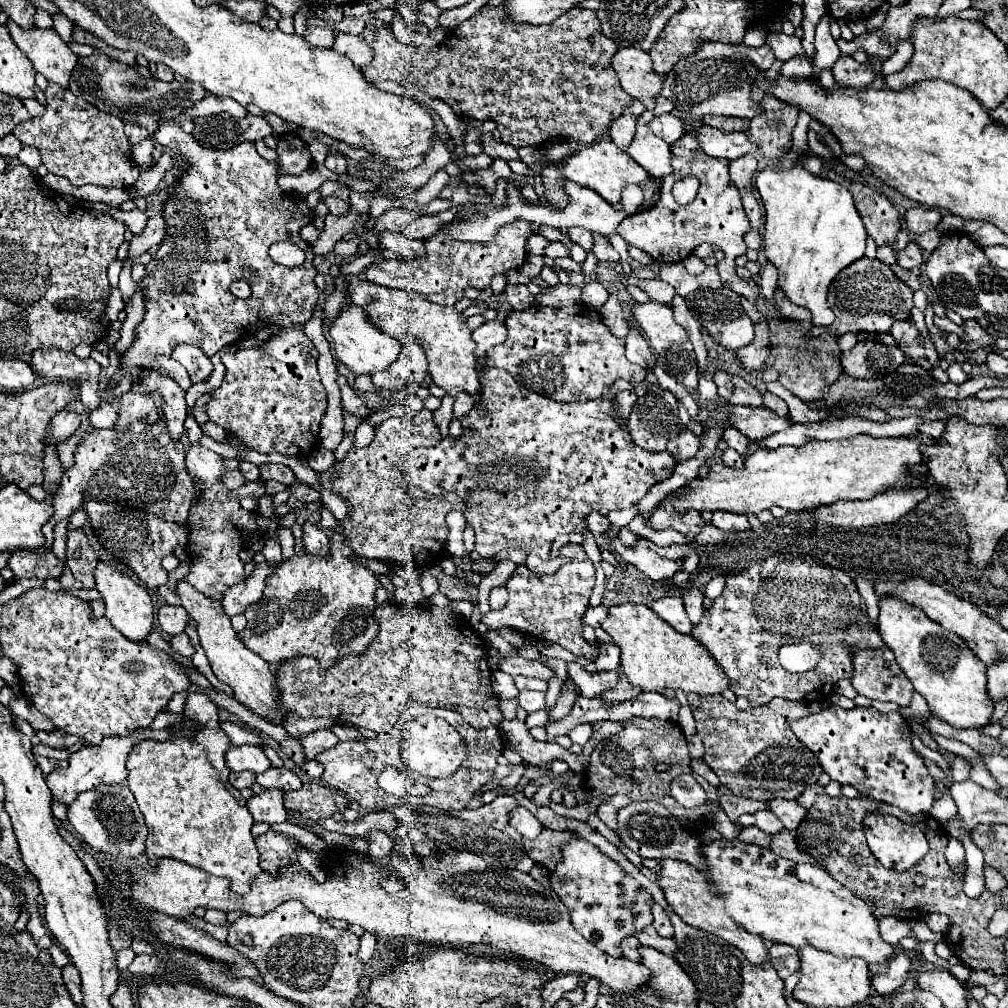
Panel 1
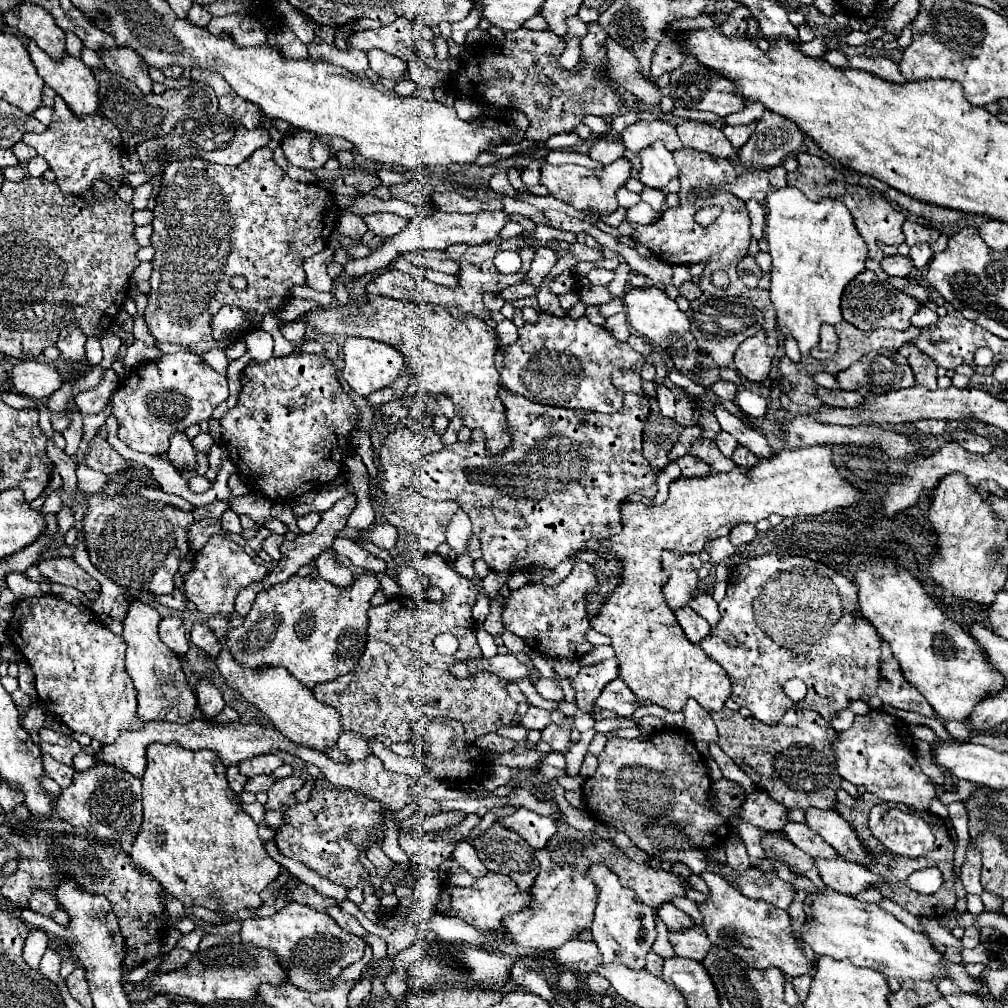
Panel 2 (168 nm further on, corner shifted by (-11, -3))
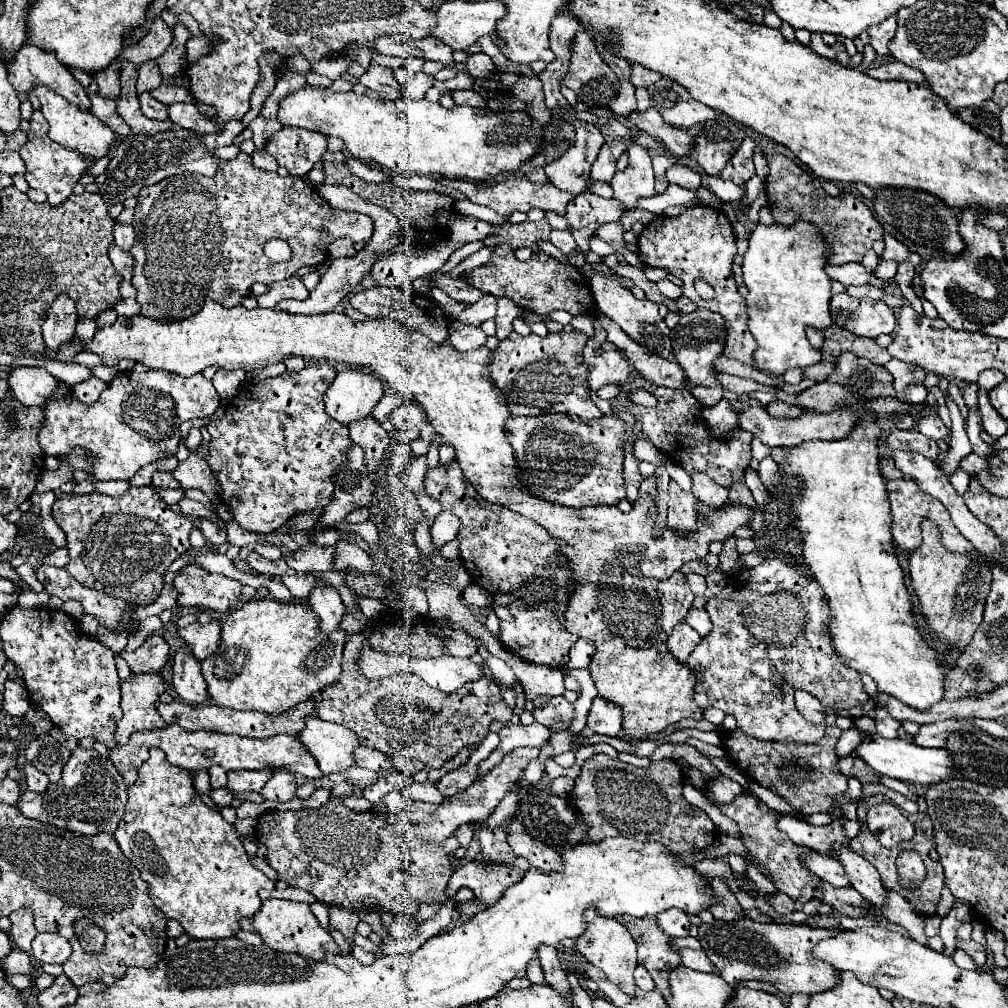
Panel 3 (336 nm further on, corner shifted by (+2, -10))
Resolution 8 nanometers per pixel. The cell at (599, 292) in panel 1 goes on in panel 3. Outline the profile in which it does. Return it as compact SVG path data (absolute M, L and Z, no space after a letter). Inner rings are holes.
M577 315L577 317L573 317L573 321L571 321L571 325L577 329L577 331L581 331L581 333L585 333L585 335L593 335L593 319L589 317L589 315Z

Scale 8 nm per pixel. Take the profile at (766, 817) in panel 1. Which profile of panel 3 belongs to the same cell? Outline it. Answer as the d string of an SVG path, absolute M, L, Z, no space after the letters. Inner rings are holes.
M809 851L801 859L801 863L807 865L813 875L825 879L833 887L847 887L849 885L849 879L847 879L841 863L837 859L833 859L831 855L823 855L819 851Z

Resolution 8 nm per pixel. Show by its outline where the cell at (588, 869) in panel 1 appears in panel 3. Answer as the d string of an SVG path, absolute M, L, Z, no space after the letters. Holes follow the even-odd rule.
M587 909L585 911L585 933L577 937L577 945L575 949L595 967L599 967L609 981L613 981L617 987L621 987L627 995L635 993L635 979L633 979L633 971L637 967L637 943L631 937L631 933L627 931L627 927L623 927L623 923L619 923L613 917L603 917L597 913L597 909Z

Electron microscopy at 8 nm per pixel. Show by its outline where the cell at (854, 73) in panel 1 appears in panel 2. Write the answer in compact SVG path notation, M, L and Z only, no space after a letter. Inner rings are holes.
M852 56L848 60L850 68L858 68L858 70L866 70L872 72L888 82L906 82L906 78L900 74L898 64L892 62L890 58L868 58L868 56Z

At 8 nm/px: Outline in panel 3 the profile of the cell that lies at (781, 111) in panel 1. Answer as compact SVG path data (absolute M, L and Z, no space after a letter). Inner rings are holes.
M745 137L745 141L739 147L739 151L735 151L735 155L729 159L727 167L721 171L721 177L733 181L735 185L741 185L743 187L745 181L755 175L753 155L755 155L757 147L759 147L759 143L755 139Z

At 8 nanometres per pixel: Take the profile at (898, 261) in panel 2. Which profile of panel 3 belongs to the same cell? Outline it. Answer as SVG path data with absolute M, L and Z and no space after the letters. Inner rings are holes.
M845 263L841 267L829 265L827 275L843 285L871 285L875 281L875 271L865 269L861 263Z

